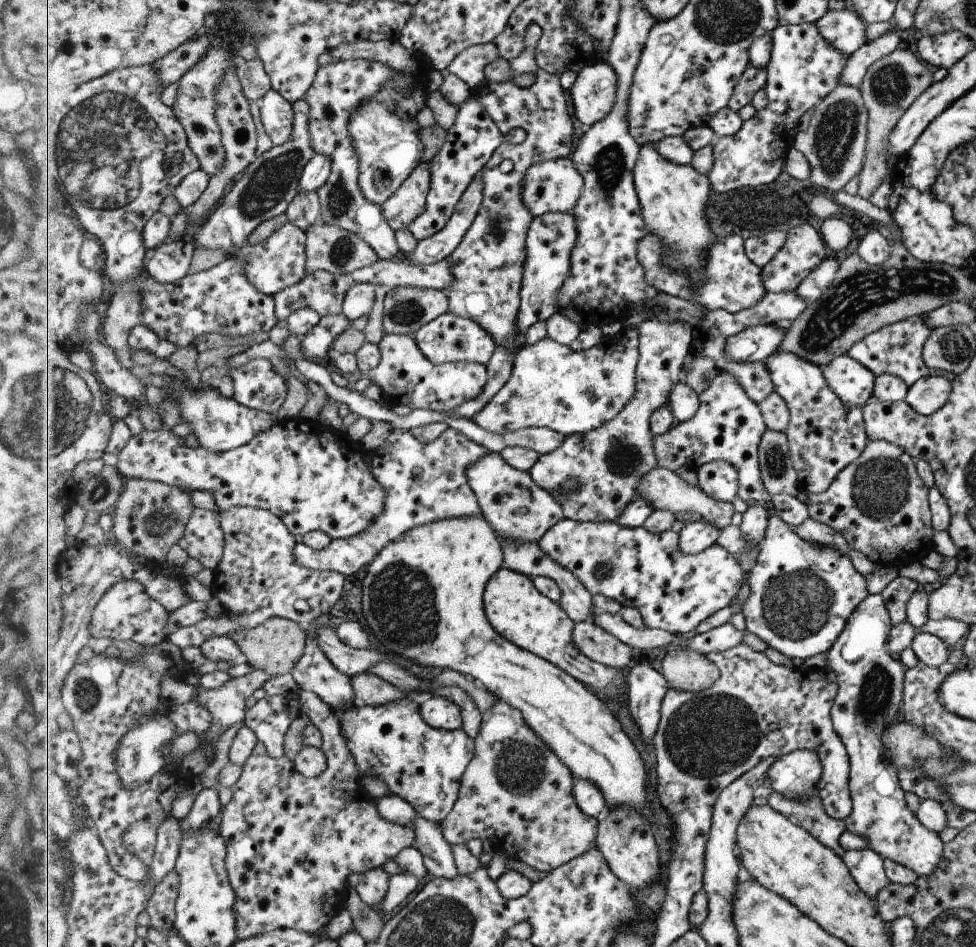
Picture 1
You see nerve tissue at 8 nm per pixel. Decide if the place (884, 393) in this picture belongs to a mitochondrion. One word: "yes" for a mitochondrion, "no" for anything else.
no

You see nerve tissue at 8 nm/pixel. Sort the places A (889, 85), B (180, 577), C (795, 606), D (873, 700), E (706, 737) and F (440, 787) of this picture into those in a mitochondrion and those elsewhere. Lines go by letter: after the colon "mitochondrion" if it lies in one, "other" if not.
A: mitochondrion
B: other
C: mitochondrion
D: mitochondrion
E: mitochondrion
F: other

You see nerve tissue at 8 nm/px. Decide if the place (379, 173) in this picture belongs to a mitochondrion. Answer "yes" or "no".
yes

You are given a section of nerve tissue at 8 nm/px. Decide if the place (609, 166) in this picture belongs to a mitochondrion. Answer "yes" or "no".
yes

